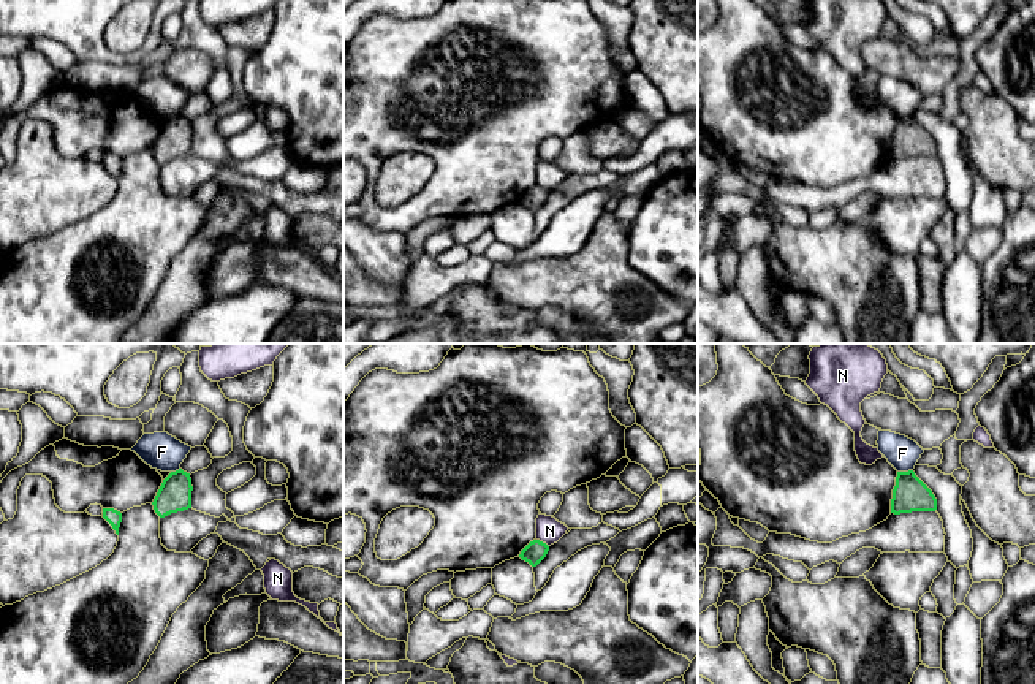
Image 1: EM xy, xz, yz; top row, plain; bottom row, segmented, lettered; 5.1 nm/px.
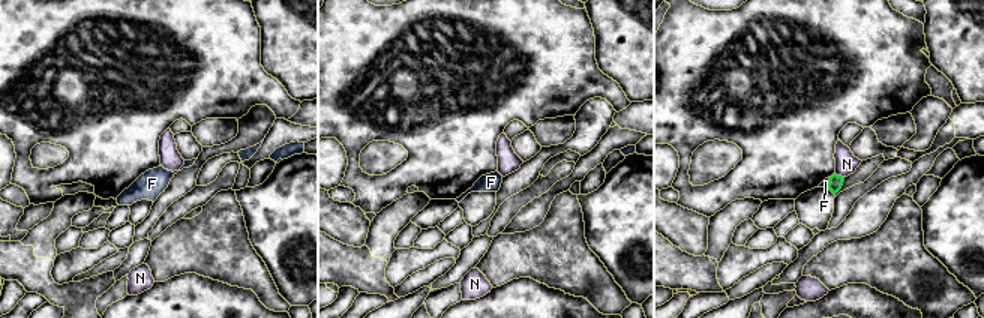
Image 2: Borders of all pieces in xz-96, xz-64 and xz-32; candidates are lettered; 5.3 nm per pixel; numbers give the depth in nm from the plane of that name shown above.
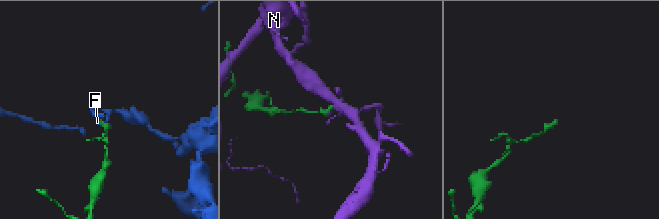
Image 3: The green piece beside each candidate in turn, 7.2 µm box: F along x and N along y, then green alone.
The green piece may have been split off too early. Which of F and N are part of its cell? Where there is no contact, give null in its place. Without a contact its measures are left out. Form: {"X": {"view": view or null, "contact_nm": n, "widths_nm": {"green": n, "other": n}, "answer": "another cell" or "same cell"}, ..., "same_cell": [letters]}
{"F": {"view": "yz", "contact_nm": 80, "widths_nm": {"green": 180, "other": 170}, "answer": "another cell"}, "N": {"view": "xz", "contact_nm": 80, "widths_nm": {"green": 110, "other": 140}, "answer": "another cell"}, "same_cell": []}

